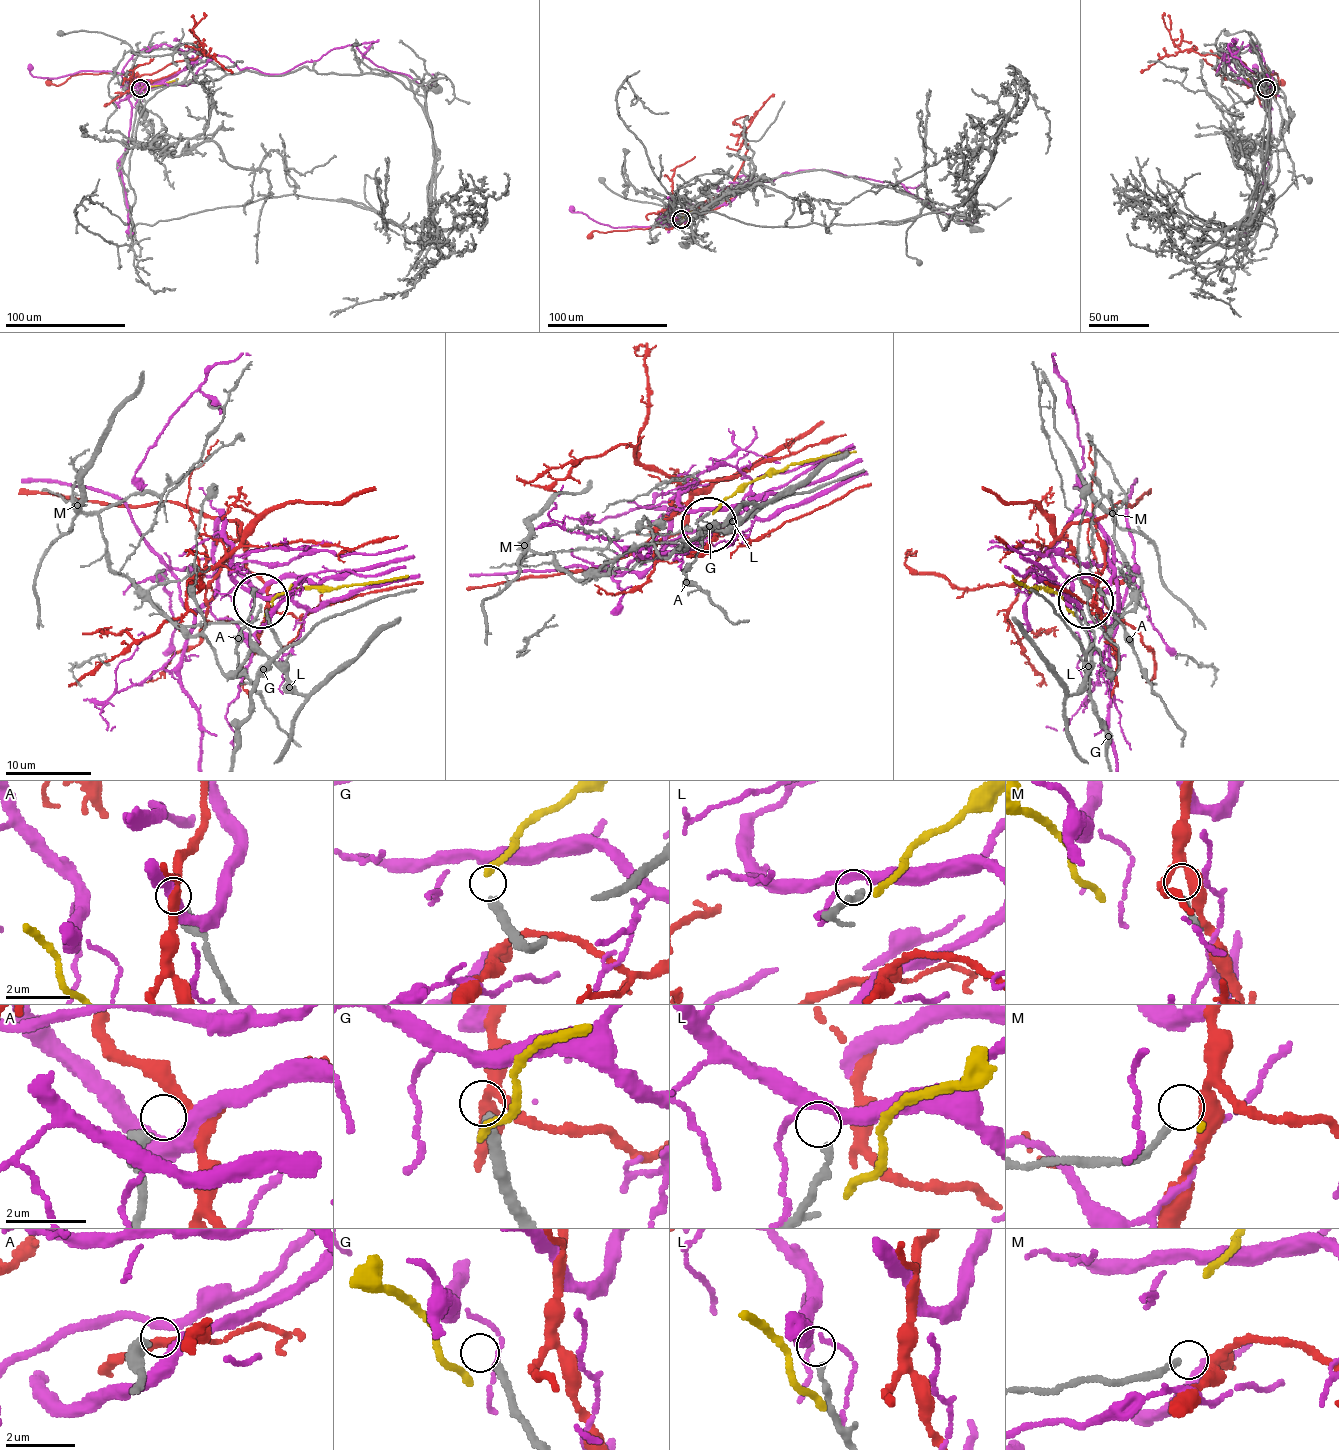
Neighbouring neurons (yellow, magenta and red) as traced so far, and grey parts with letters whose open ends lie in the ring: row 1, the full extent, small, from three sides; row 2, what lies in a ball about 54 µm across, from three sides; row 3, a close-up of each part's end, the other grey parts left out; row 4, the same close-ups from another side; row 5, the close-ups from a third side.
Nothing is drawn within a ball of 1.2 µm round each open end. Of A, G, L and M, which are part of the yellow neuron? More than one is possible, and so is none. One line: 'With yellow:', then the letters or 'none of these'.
With yellow: none of these

